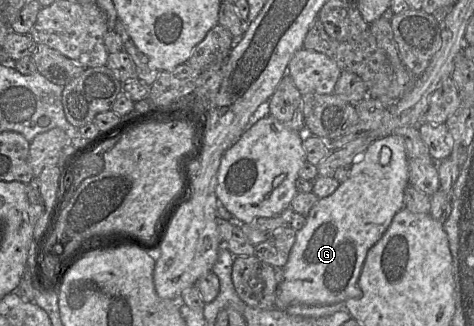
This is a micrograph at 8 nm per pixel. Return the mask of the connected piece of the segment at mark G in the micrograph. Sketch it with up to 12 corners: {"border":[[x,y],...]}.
{"border":[[397,135],[373,141],[306,217],[275,307],[358,298],[404,208]]}

